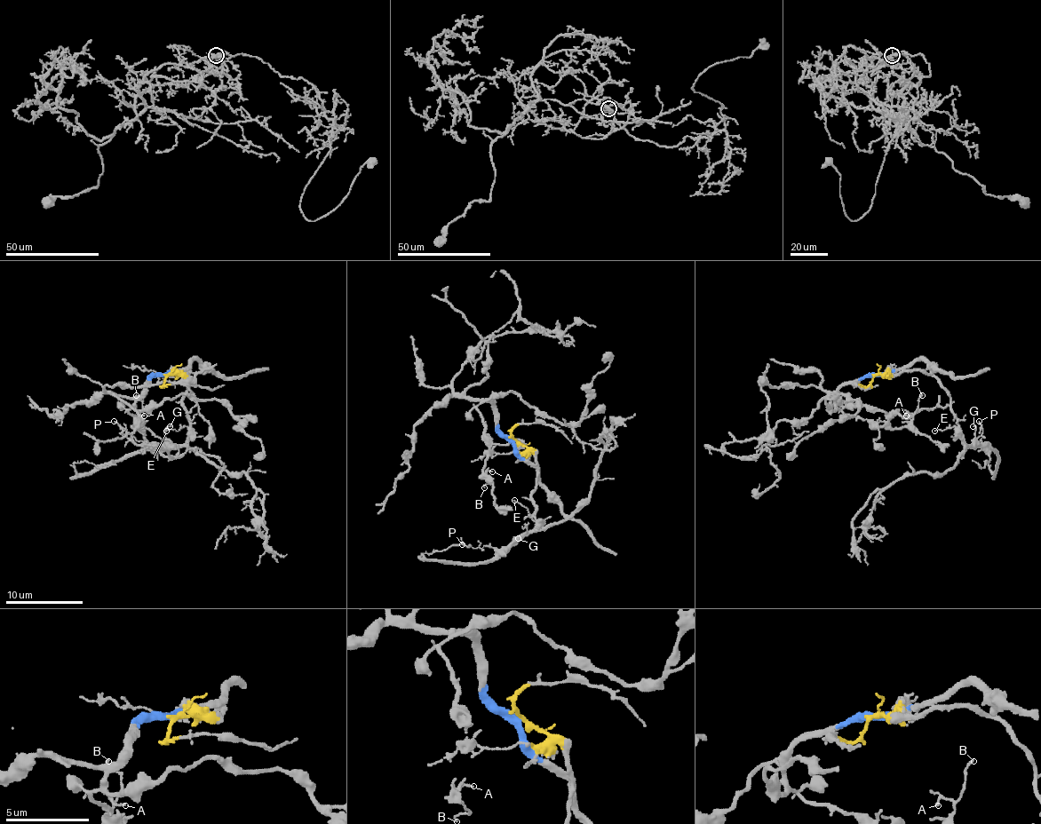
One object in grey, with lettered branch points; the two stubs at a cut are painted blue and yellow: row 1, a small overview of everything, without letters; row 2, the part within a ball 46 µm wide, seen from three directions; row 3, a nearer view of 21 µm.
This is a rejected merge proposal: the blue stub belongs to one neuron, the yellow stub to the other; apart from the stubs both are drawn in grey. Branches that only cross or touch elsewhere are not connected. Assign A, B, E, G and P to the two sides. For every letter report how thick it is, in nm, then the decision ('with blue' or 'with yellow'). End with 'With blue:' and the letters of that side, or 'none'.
A: calibre 110 nm; with blue
B: calibre 110 nm; with blue
E: calibre 90 nm; with yellow
G: calibre 100 nm; with yellow
P: calibre 120 nm; with yellow
With blue: A, B

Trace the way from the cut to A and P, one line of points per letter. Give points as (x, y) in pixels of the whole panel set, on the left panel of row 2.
A: (165, 376), (150, 379), (129, 410), (140, 425), (137, 428), (137, 414), (139, 412), (145, 415)
P: (165, 376), (186, 369), (183, 408), (188, 437), (181, 445), (137, 441), (114, 422)

